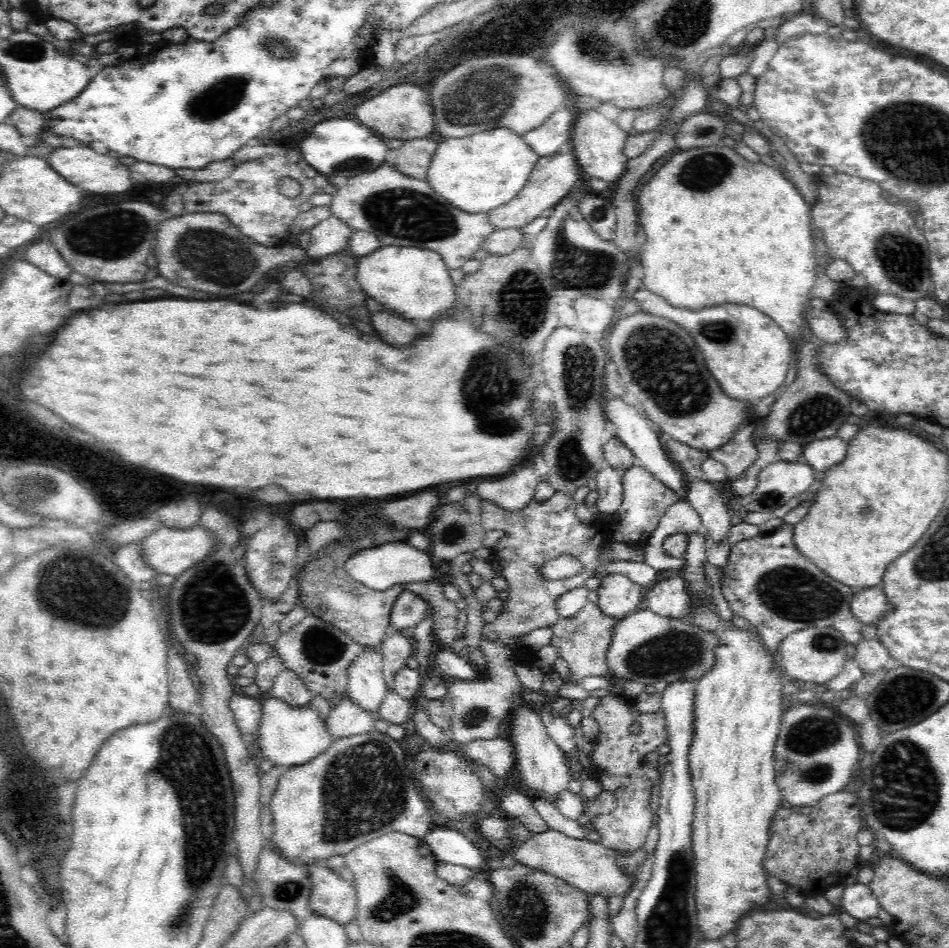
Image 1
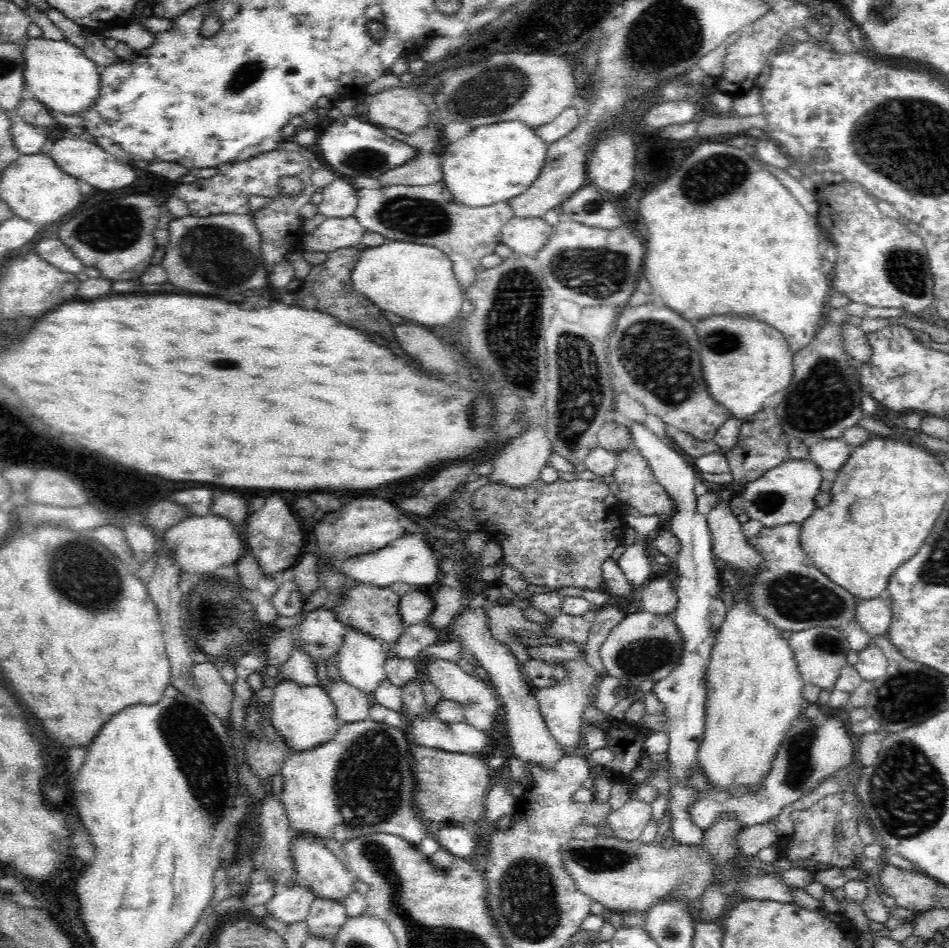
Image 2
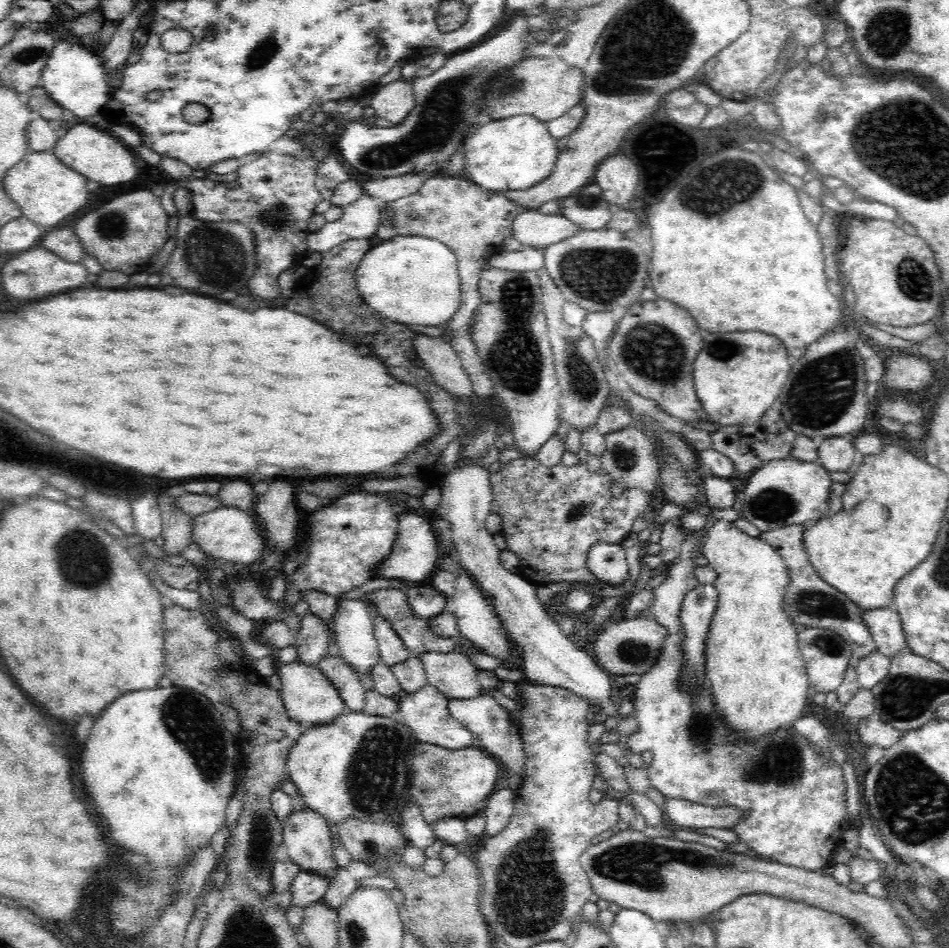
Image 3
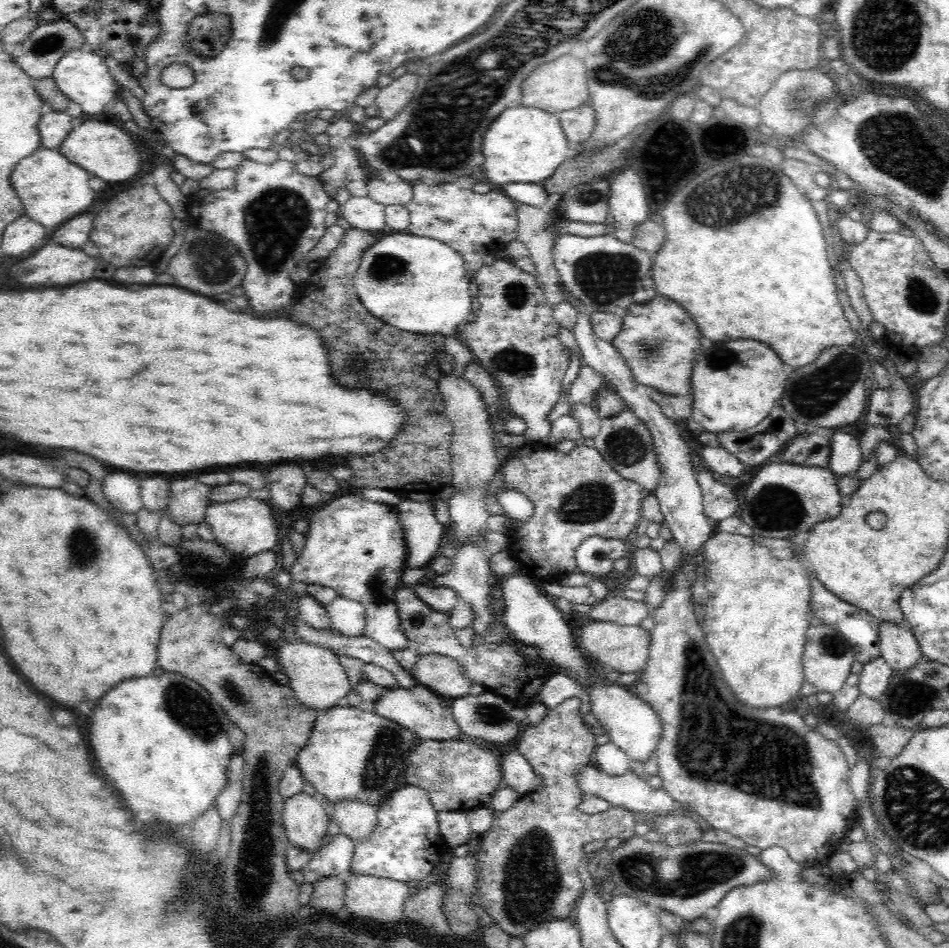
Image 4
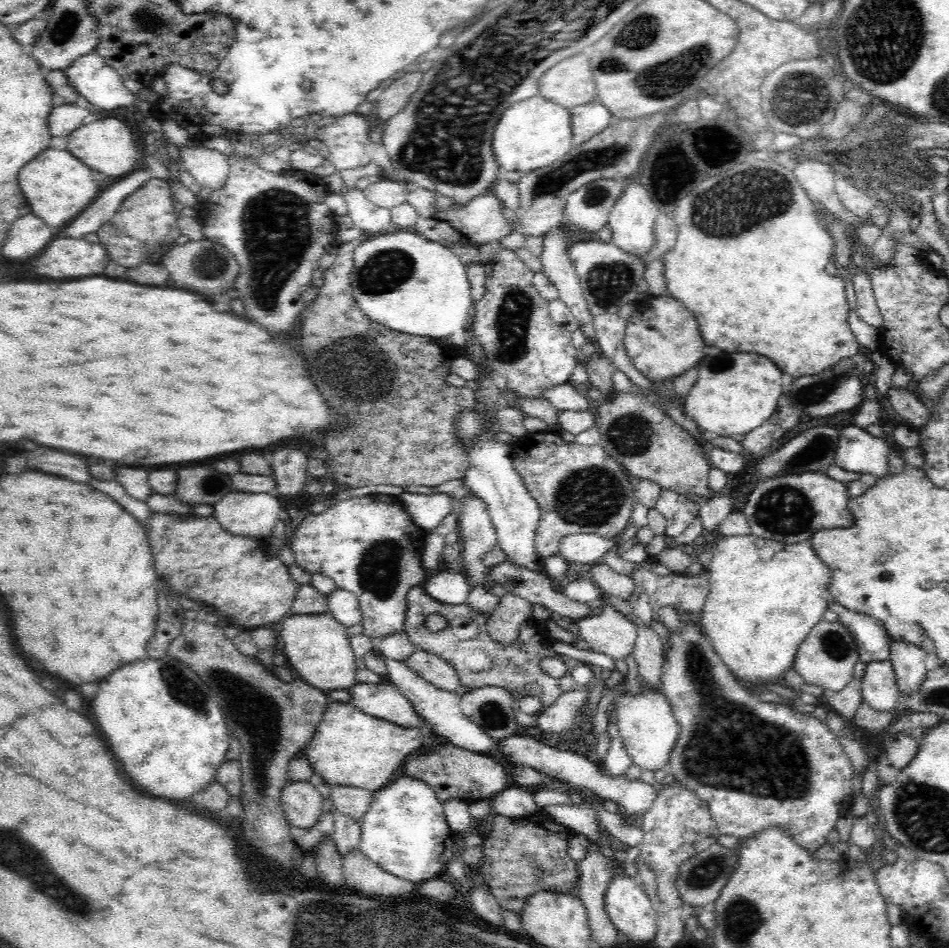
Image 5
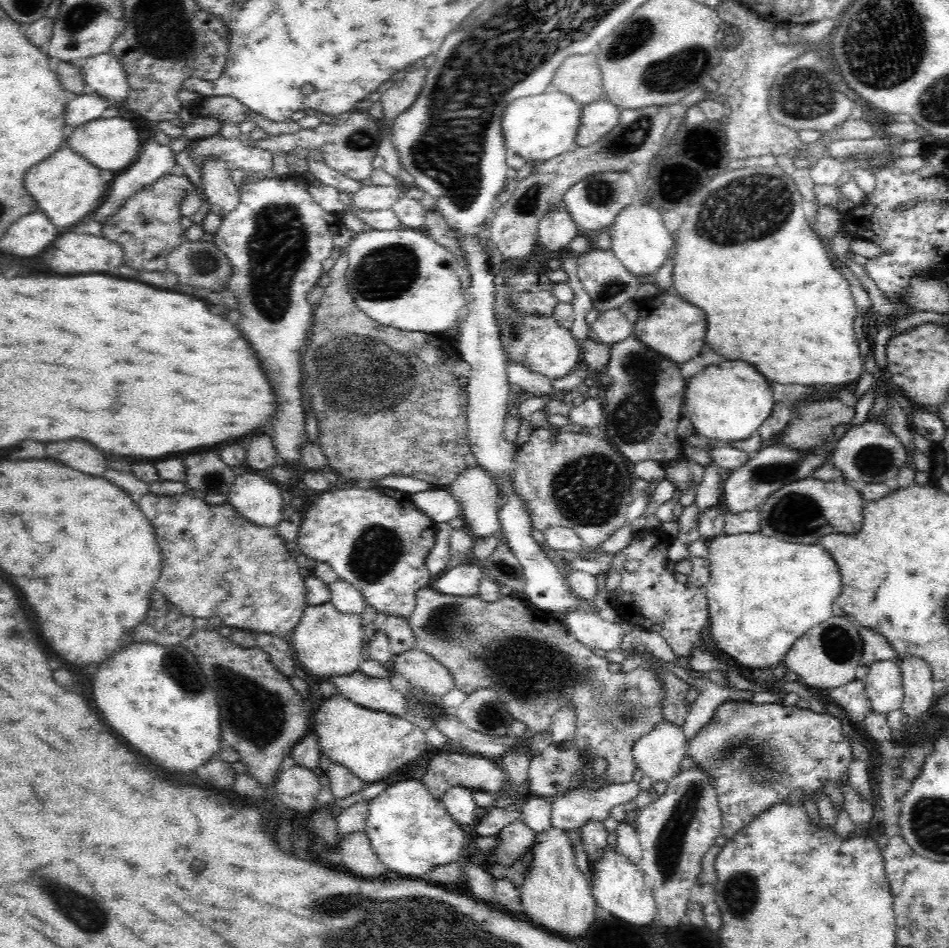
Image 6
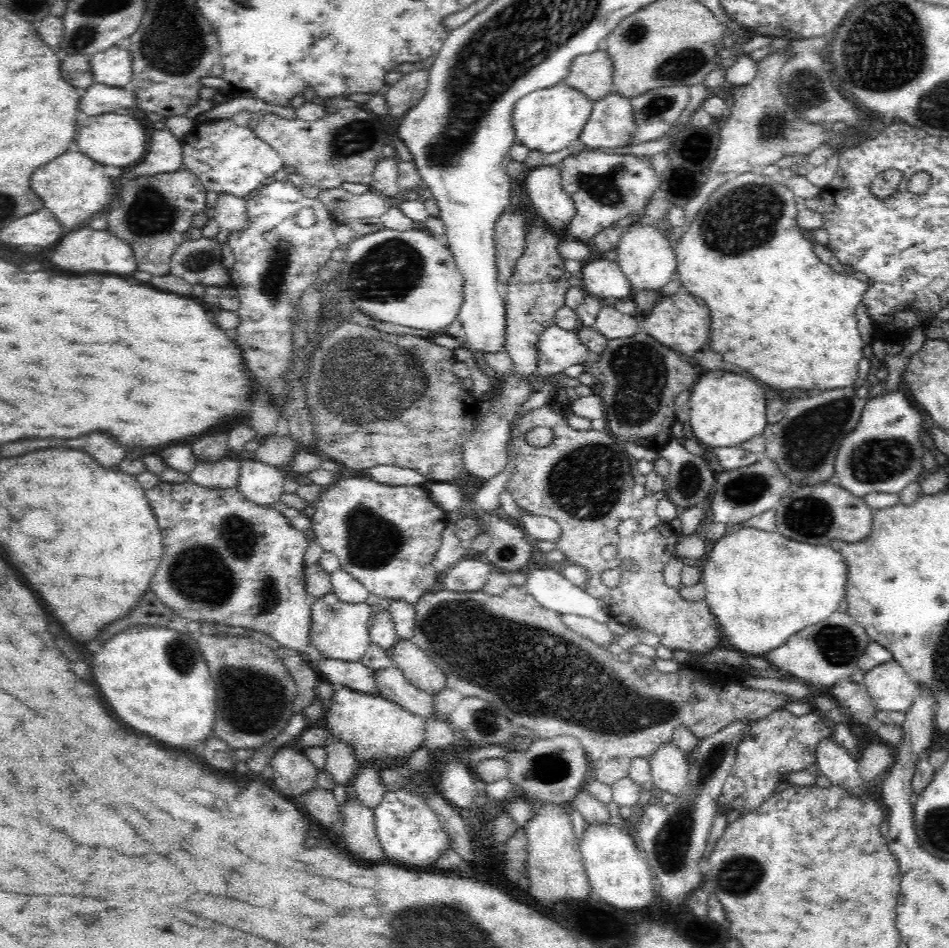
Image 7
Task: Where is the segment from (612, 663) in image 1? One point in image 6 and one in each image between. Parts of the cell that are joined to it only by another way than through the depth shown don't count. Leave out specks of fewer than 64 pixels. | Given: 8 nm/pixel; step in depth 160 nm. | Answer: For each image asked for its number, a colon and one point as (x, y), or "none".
2: (644, 645)
3: (633, 646)
4: (625, 648)
5: (611, 633)
6: (587, 626)

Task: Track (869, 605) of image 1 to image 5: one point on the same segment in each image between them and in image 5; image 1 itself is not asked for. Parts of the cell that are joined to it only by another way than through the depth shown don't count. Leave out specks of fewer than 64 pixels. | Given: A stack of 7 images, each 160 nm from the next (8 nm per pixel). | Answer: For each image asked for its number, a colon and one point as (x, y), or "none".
2: (874, 616)
3: (885, 626)
4: (898, 645)
5: (907, 659)

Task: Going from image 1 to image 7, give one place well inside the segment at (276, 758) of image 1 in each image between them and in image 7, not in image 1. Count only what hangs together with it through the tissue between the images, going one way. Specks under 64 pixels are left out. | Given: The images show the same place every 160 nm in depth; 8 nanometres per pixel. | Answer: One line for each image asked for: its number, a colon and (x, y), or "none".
2: (306, 717)
3: (310, 698)
4: (319, 681)
5: (317, 646)
6: (327, 643)
7: (339, 630)

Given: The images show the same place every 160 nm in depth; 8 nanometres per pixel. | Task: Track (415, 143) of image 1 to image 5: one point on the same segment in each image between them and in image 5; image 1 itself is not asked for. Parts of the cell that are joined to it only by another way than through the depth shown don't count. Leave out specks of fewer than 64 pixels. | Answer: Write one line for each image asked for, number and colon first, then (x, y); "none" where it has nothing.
2: (423, 170)
3: (388, 189)
4: (399, 193)
5: (390, 192)

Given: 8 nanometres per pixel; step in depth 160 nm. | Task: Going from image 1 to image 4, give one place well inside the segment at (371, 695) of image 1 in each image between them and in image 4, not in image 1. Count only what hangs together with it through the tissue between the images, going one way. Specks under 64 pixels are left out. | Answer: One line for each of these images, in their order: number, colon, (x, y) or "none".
2: (361, 659)
3: (353, 626)
4: (348, 617)

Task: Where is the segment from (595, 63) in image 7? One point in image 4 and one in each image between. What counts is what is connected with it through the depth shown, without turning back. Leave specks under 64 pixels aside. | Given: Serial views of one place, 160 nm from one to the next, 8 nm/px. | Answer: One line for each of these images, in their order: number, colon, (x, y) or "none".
4: (558, 86)
5: (571, 83)
6: (579, 76)

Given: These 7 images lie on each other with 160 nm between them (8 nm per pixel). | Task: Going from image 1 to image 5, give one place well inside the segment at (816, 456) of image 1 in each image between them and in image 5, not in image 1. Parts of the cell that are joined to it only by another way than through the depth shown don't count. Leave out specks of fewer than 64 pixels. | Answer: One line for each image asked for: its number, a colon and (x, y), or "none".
2: (829, 454)
3: (837, 454)
4: (845, 454)
5: (857, 450)

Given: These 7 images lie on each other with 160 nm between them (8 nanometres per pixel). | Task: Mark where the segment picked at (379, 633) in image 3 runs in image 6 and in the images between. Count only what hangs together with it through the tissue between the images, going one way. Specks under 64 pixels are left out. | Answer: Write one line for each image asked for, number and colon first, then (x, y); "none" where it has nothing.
4: (355, 546)
5: (369, 545)
6: (375, 538)

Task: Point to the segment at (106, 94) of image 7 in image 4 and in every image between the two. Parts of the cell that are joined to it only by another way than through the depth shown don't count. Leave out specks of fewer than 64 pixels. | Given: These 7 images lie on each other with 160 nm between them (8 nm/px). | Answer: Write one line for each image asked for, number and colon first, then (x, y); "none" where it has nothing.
4: (54, 126)
5: (65, 119)
6: (86, 107)

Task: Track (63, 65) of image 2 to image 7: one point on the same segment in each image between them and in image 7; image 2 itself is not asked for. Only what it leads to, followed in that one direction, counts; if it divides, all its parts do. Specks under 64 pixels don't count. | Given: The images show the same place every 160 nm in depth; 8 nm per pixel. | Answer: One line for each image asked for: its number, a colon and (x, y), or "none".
3: (73, 77)
4: (82, 76)
5: (90, 75)
6: (103, 73)
7: (113, 67)

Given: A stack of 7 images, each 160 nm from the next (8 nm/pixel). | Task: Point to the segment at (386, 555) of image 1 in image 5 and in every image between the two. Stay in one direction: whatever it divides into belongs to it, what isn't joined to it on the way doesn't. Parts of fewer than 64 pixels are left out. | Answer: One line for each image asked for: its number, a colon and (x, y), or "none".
2: (410, 559)
3: (415, 557)
4: (422, 531)
5: (492, 476)

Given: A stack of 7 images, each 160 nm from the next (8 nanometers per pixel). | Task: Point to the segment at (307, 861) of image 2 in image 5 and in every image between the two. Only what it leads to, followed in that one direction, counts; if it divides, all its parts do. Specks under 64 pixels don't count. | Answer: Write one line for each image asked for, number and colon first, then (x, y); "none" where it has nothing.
3: (307, 837)
4: (305, 820)
5: (302, 803)

